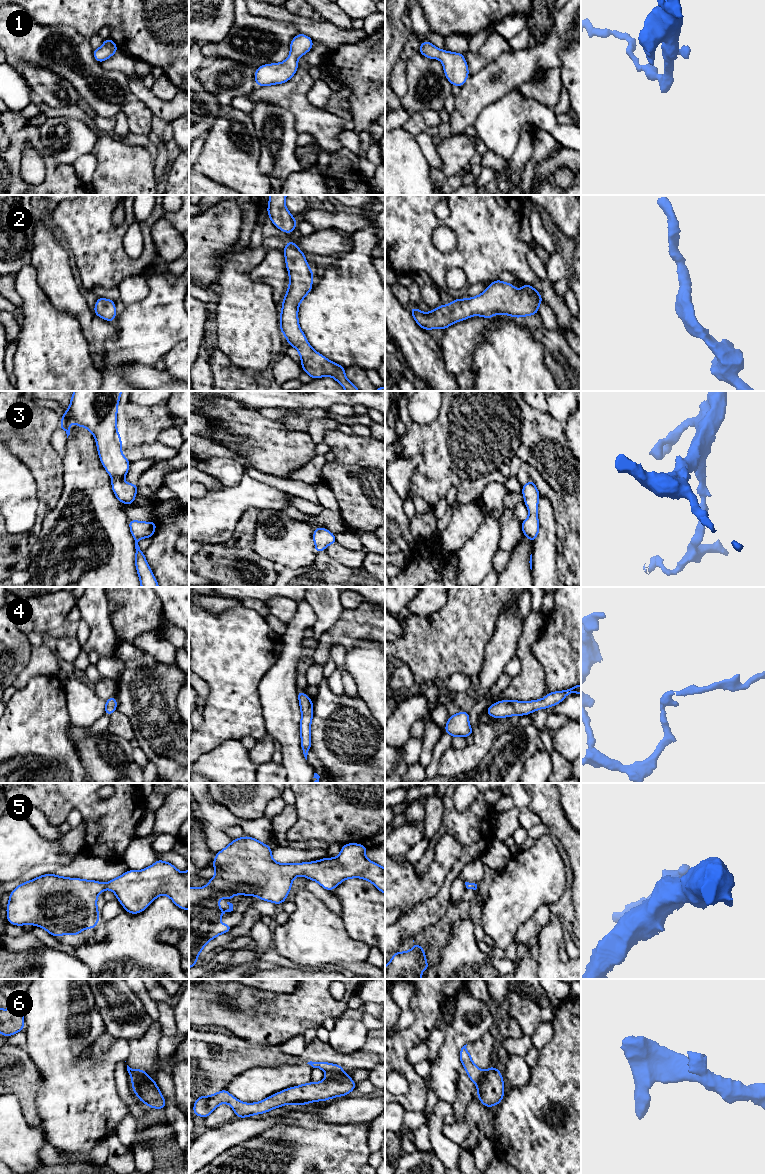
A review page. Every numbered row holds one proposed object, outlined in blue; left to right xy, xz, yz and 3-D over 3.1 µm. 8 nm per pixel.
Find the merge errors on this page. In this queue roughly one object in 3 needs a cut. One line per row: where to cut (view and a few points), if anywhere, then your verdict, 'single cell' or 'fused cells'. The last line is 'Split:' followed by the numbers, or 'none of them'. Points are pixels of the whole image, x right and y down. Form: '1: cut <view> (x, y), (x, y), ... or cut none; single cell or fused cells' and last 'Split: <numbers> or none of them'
1: cut none; single cell
2: cut none; single cell
3: cut none; single cell
4: cut none; single cell
5: cut none; single cell
6: cut xz (342, 1072), (327, 1075); fused cells
Split: 6

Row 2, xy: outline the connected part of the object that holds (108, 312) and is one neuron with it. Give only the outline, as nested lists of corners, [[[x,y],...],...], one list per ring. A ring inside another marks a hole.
[[[102,297],[97,299],[93,310],[95,315],[109,322],[114,322],[117,314],[115,301]]]

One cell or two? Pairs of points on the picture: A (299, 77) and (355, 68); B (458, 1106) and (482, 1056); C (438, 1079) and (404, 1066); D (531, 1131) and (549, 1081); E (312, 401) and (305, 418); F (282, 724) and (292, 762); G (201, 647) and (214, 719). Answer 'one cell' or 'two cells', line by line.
A: two cells
B: one cell
C: two cells
D: one cell
E: two cells
F: one cell
G: one cell

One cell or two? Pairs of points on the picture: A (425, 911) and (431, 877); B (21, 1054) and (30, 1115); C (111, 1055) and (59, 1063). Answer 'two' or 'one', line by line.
A: two
B: one
C: one

